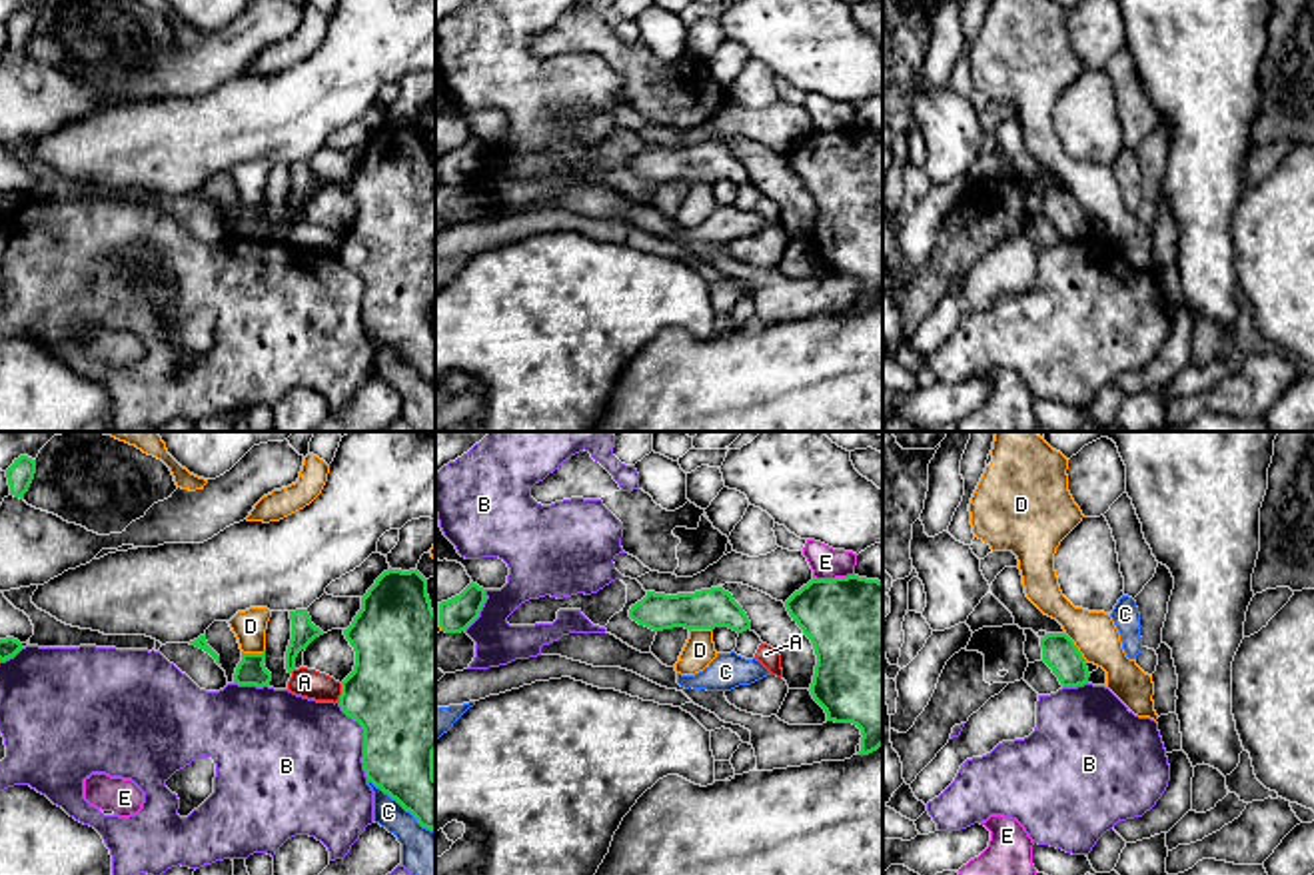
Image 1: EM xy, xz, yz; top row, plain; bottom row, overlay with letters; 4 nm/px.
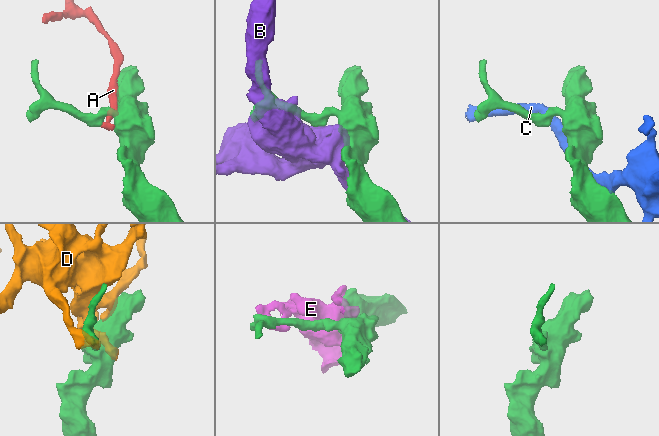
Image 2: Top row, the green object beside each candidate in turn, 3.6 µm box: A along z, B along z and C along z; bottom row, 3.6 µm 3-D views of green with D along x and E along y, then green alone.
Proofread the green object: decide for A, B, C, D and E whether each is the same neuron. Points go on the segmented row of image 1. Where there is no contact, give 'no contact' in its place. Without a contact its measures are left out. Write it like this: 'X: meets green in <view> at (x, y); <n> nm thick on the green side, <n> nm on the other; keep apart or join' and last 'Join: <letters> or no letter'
A: meets green in xy at (342, 692); 440 nm thick on the green side, 120 nm on the other; keep apart
B: meets green in xy at (364, 740); 460 nm thick on the green side, 460 nm on the other; keep apart
C: meets green in xy at (400, 804); 280 nm thick on the green side, 180 nm on the other; keep apart
D: meets green in yz at (1077, 648); 140 nm thick on the green side, 180 nm on the other; keep apart
E: meets green in xz at (835, 578); 440 nm thick on the green side, 130 nm on the other; keep apart
Join: no letter

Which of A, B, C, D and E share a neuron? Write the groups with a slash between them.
A / B / C / D / E

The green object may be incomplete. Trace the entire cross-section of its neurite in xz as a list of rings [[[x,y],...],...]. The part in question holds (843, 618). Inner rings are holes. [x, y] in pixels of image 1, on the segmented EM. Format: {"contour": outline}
{"contour": [[[859,575],[813,577],[785,607],[813,643],[817,665],[809,691],[825,709],[827,721],[861,729],[857,755],[877,751],[883,745],[883,581]]]}

